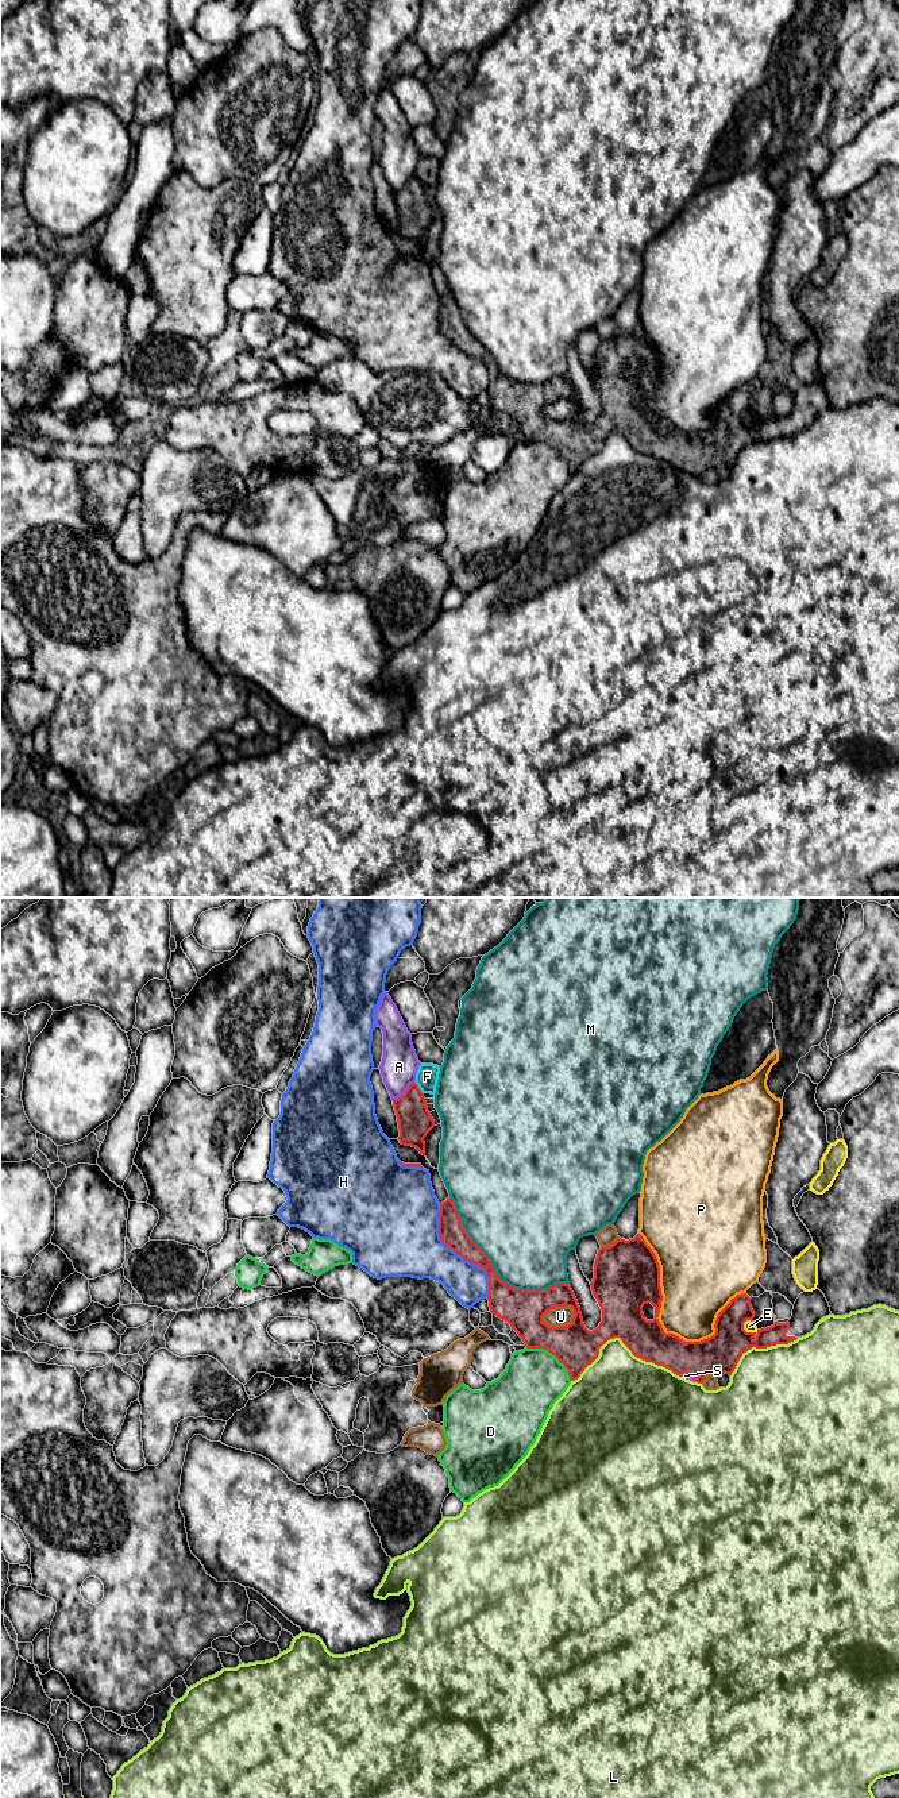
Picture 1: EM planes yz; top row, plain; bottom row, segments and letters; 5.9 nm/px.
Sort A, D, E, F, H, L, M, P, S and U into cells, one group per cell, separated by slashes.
A / D / E / F / H / L / M / P / S / U

